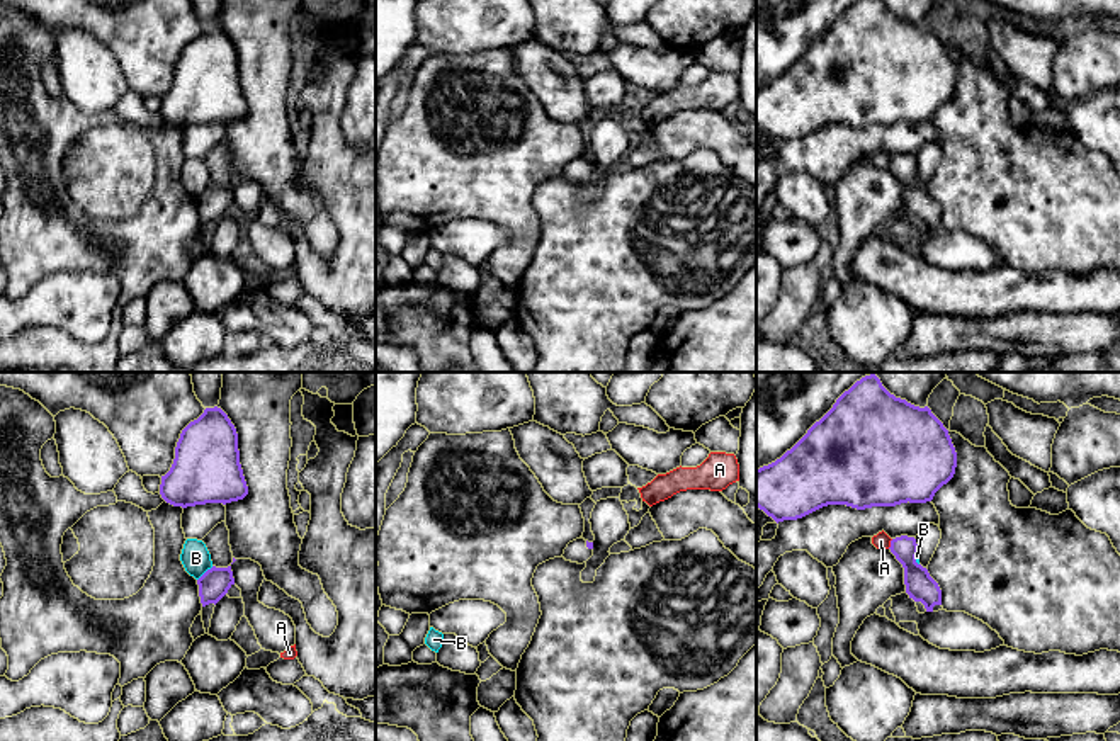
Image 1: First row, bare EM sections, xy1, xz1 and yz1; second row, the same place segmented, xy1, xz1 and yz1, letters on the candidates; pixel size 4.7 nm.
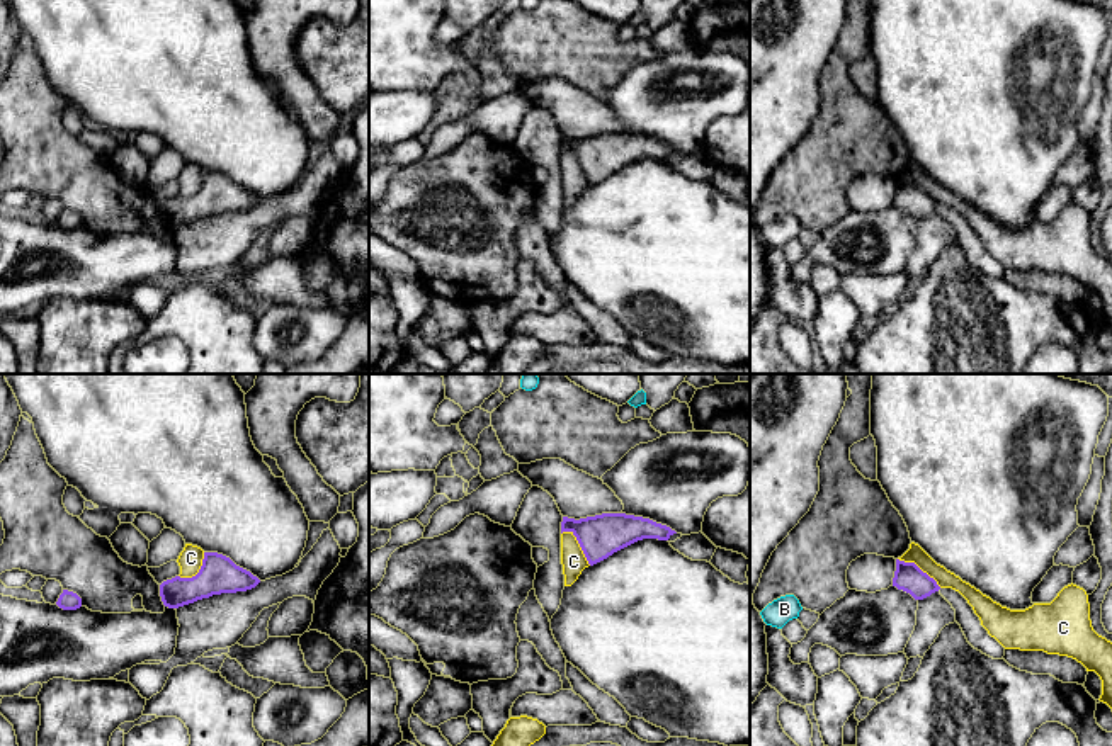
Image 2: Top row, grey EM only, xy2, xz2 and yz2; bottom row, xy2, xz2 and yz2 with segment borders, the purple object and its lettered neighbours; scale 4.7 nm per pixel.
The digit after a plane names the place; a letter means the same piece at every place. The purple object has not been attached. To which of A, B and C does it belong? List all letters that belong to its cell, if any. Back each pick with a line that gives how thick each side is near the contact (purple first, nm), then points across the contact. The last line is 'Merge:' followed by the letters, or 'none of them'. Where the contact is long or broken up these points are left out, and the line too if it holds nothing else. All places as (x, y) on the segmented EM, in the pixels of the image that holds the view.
Merge: none of them

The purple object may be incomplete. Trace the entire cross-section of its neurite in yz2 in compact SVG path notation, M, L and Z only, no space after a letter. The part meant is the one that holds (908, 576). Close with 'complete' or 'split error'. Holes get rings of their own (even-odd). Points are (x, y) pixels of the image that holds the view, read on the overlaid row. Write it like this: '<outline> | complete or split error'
M896 559L893 586L910 593L915 600L923 600L940 590L937 581L923 573L915 562L899 559Z | complete

